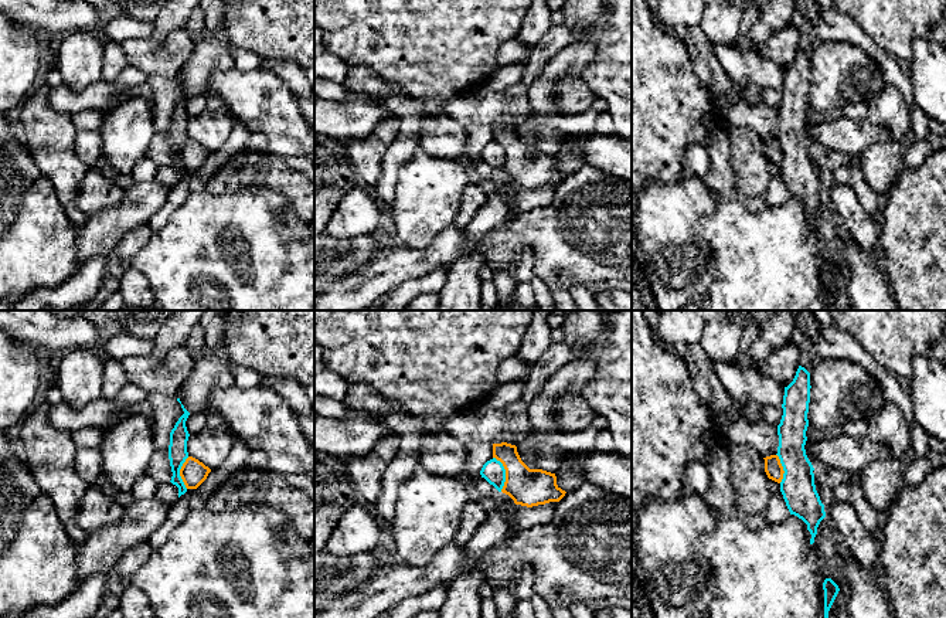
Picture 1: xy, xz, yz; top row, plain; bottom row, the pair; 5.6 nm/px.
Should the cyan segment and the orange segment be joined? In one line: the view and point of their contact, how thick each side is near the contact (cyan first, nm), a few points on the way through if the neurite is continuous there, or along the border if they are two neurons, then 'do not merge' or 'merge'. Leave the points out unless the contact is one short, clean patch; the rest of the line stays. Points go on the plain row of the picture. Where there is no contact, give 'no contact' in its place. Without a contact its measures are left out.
contact xz (504, 156); calibres 130 and 220 nm; border xz (493, 139), (504, 152), (502, 173); do not merge

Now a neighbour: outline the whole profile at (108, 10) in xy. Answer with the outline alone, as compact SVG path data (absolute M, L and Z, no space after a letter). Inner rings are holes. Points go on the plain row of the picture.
M86 0L86 1L95 7L95 10L99 13L99 20L105 24L120 16L126 16L122 6L119 4L119 0Z

